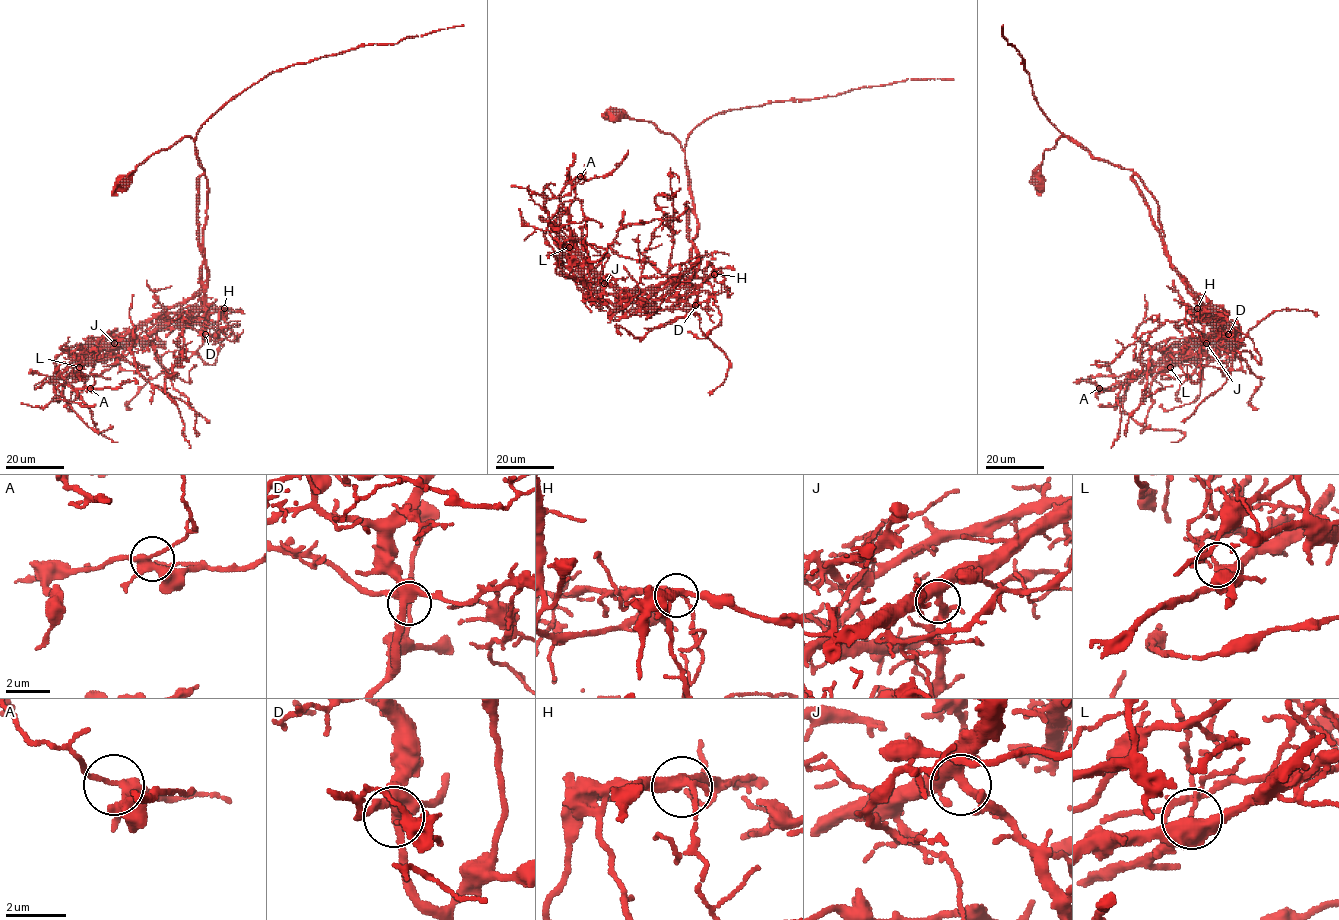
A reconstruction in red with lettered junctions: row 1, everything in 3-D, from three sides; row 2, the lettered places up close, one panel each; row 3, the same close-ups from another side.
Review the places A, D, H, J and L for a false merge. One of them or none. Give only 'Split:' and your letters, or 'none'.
Split: L

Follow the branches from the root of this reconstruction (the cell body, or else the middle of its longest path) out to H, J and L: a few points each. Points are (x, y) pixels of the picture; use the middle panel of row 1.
H: (616, 115), (649, 120), (679, 141), (697, 222), (689, 285), (697, 288), (714, 274)
J: (616, 115), (649, 120), (679, 141), (697, 232), (692, 266), (681, 276), (641, 289), (604, 283)
L: (616, 115), (652, 122), (676, 138), (684, 152), (697, 222), (692, 266), (652, 288), (617, 289), (569, 247)

